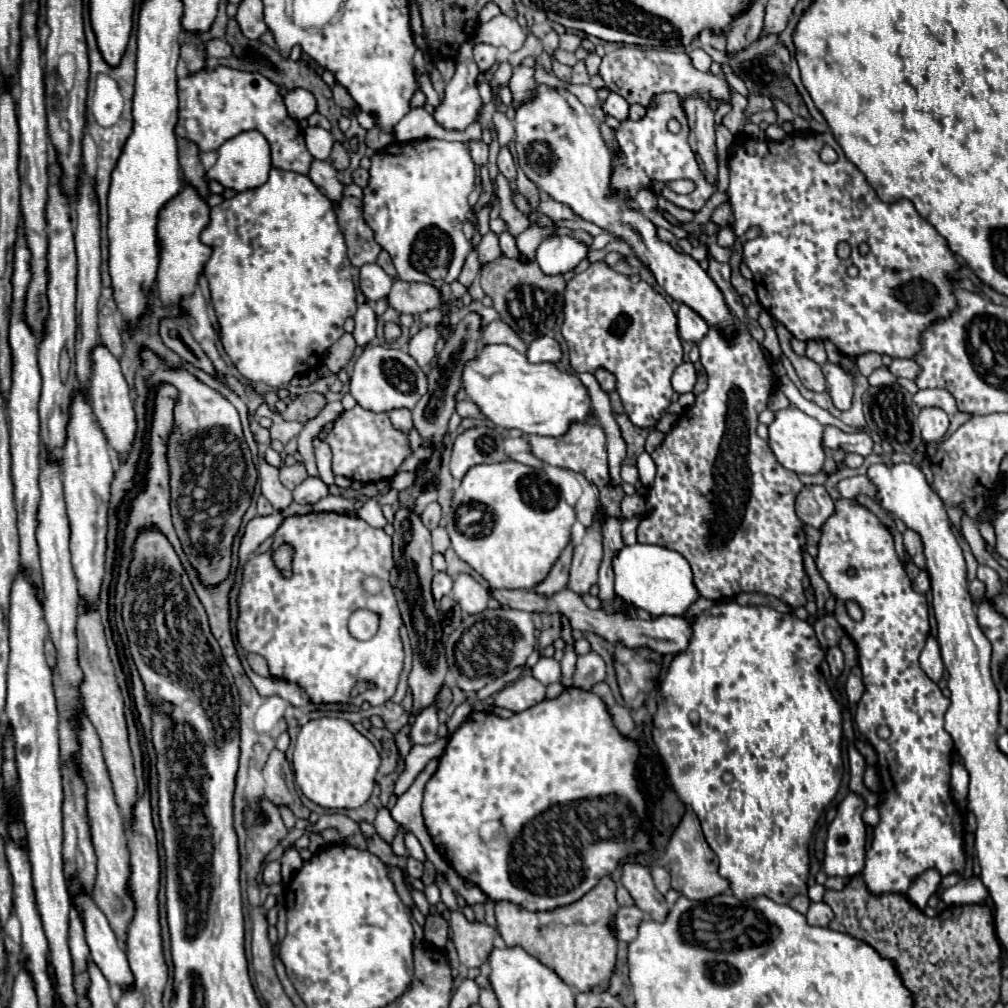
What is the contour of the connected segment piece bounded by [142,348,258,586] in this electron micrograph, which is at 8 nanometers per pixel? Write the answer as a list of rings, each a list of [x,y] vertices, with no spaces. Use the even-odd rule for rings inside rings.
[[[148,348],[142,350],[142,360],[148,370],[148,382],[168,382],[178,390],[178,404],[174,410],[176,426],[168,440],[172,520],[182,550],[202,584],[218,586],[230,572],[232,542],[258,482],[258,472],[242,434],[238,410],[220,392],[202,384],[186,370],[166,366]]]

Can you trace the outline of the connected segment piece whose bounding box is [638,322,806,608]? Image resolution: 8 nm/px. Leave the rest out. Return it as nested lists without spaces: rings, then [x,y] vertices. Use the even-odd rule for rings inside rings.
[[[736,322],[732,336],[710,328],[698,346],[700,362],[708,374],[708,388],[696,396],[694,416],[688,418],[688,424],[672,428],[662,446],[652,452],[658,474],[648,492],[646,510],[652,508],[654,512],[640,522],[638,542],[658,544],[682,554],[694,572],[694,584],[702,598],[722,600],[740,592],[764,592],[786,602],[790,608],[800,608],[806,604],[802,586],[806,574],[802,560],[806,532],[794,512],[794,500],[802,490],[802,482],[796,472],[786,470],[774,458],[768,442],[756,434],[758,414],[766,410],[768,398],[776,388],[772,364],[762,346],[740,322]]]

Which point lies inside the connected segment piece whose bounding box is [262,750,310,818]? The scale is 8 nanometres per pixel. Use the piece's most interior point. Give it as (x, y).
(280, 789)

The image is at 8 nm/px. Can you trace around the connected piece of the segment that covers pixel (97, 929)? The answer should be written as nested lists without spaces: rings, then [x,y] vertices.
[[[80,892],[78,896],[74,896],[72,902],[78,906],[82,914],[92,962],[100,968],[100,972],[110,984],[116,984],[122,990],[130,990],[130,986],[134,986],[134,976],[130,974],[126,952],[118,946],[118,940],[106,916],[86,892]]]

